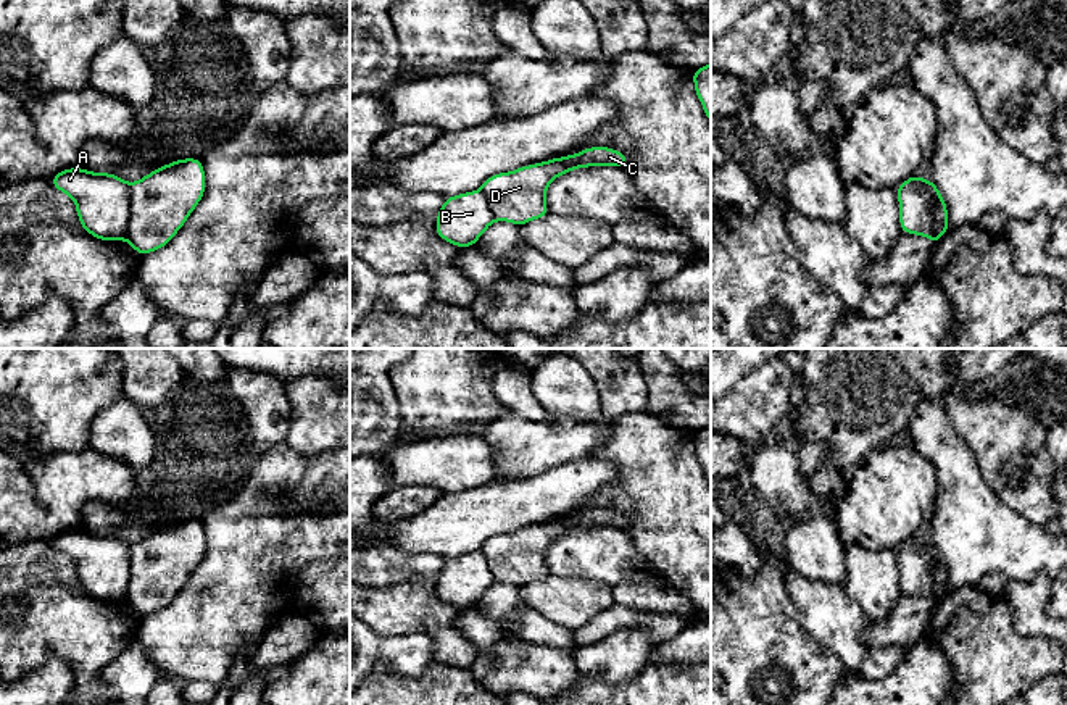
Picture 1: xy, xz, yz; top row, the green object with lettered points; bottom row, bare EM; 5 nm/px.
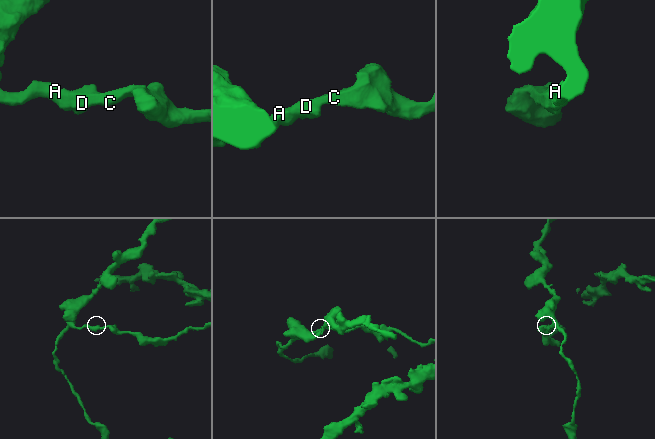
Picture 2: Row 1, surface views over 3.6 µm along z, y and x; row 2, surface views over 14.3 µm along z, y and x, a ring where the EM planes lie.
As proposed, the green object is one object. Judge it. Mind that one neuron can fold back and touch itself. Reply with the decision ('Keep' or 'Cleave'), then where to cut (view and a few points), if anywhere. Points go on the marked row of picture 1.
Cleave. Split along xy (129, 184), (129, 223), (124, 237)

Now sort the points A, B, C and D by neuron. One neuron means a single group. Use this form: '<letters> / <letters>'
A B / C D

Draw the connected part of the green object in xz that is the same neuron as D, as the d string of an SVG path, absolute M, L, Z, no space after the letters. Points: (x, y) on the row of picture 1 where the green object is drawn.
M588 147L579 153L521 166L511 173L496 173L480 187L495 221L517 226L545 218L546 187L564 173L588 166L617 166L629 163L629 156L609 147Z

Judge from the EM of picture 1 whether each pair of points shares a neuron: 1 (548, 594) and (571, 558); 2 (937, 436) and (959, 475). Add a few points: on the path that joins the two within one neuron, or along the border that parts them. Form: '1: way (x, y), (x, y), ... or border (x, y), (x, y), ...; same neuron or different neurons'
1: border (550, 573), (569, 578), (593, 578), (597, 581); different neurons
2: way (942, 446), (956, 465); same neuron

